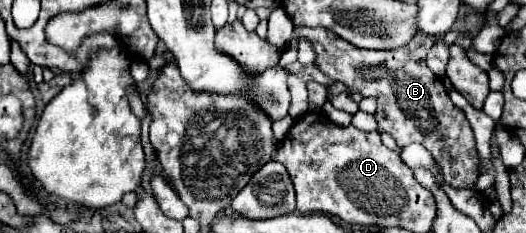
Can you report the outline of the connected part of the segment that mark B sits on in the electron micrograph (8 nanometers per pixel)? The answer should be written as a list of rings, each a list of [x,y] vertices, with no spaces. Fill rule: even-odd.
[[[294,26],[294,38],[308,40],[316,54],[316,68],[336,82],[342,82],[352,92],[374,96],[378,100],[376,122],[388,132],[398,146],[420,142],[442,166],[444,180],[452,188],[472,188],[478,180],[478,154],[472,128],[460,108],[452,104],[438,76],[430,72],[424,58],[434,40],[426,34],[416,34],[414,40],[396,50],[362,50],[350,42],[326,32],[326,28]],[[340,50],[346,50],[340,54]]]

